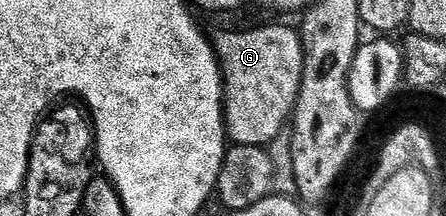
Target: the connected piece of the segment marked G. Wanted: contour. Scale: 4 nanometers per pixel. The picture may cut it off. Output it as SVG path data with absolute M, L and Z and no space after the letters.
M257 24L254 30L229 30L218 38L212 39L213 49L217 52L217 60L221 64L221 77L225 83L225 128L230 139L233 138L245 148L265 148L286 129L289 122L285 110L291 114L293 109L289 102L296 104L293 90L300 92L301 70L304 68L304 46L300 33L292 25L286 30L266 30L263 24Z

